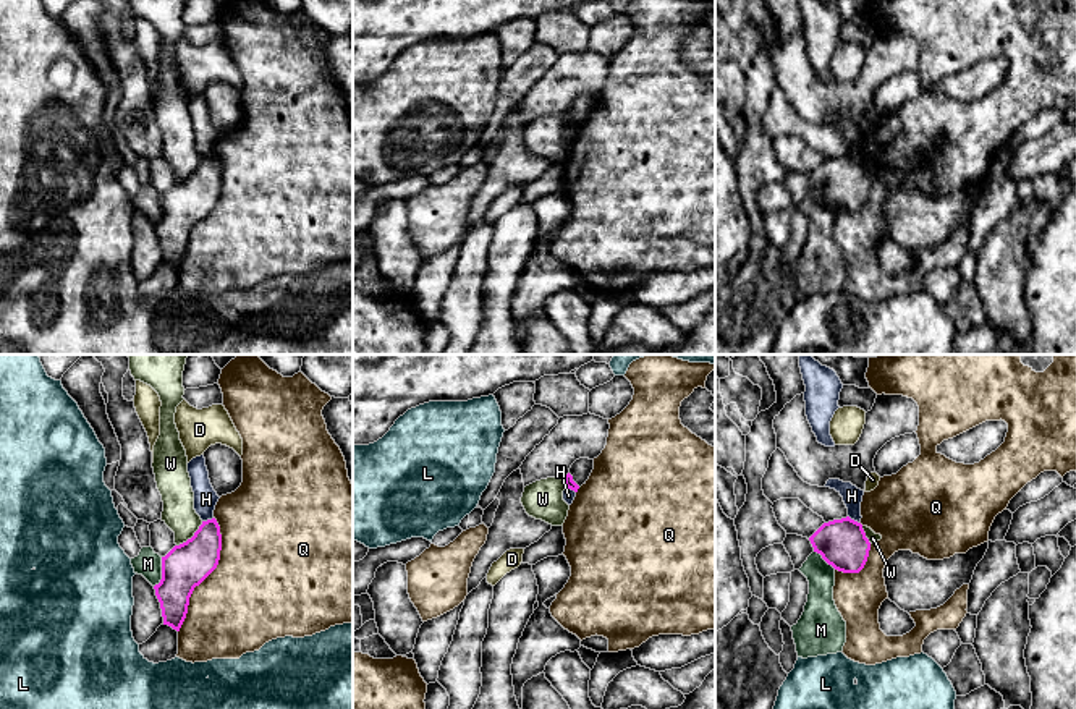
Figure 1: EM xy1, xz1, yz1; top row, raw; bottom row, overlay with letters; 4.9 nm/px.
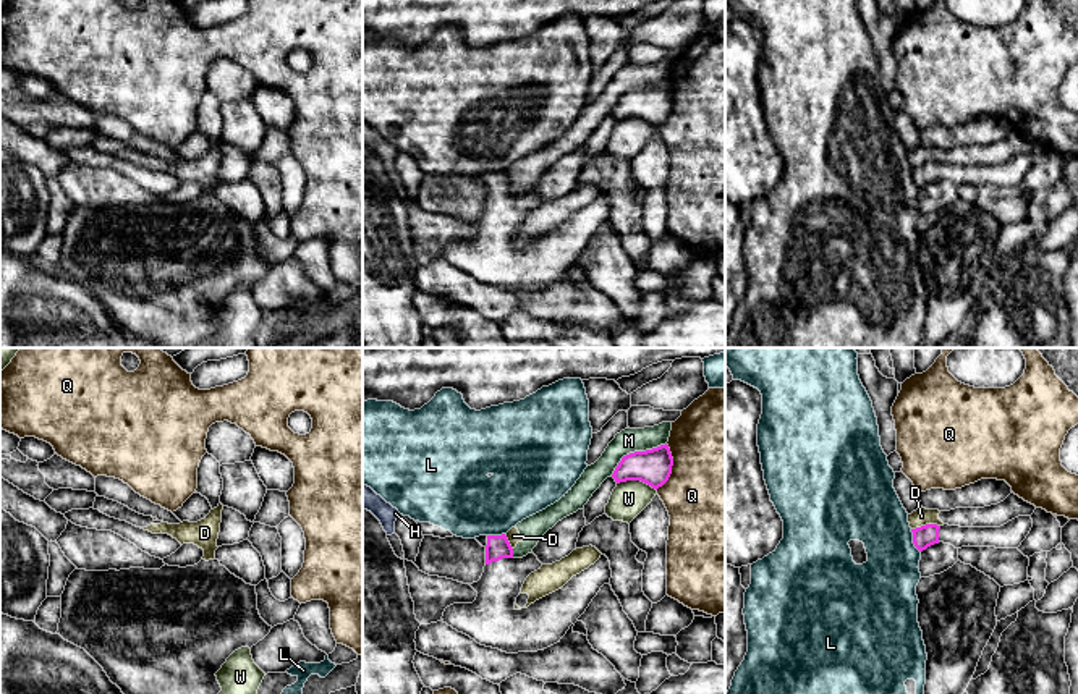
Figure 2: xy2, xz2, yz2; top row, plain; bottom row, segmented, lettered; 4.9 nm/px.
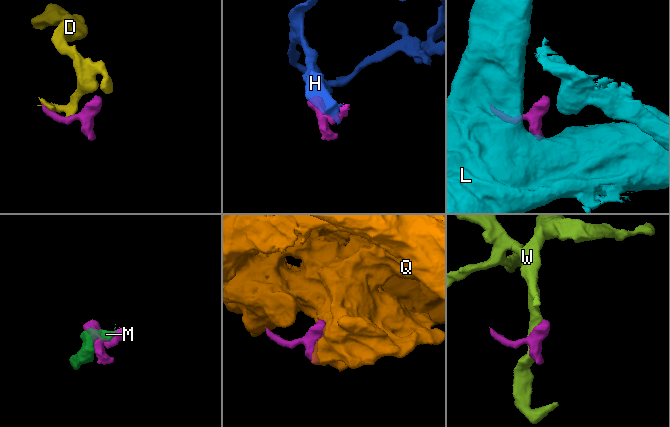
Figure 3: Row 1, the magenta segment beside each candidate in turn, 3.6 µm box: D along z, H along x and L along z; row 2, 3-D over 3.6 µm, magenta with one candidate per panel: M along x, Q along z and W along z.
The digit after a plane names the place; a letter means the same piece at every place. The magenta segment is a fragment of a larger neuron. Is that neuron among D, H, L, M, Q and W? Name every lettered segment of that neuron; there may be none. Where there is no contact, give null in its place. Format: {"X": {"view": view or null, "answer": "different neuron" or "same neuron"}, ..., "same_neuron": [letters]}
{"D": {"view": "yz2", "answer": "different neuron"}, "H": {"view": "xy1", "answer": "different neuron"}, "L": {"view": "yz2", "answer": "different neuron"}, "M": {"view": "xz2", "answer": "different neuron"}, "Q": {"view": "xy1", "answer": "different neuron"}, "W": {"view": "xz2", "answer": "different neuron"}, "same_neuron": []}

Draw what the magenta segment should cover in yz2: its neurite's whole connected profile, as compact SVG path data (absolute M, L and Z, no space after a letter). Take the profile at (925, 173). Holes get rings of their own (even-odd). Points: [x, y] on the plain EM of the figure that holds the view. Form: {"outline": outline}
{"outline": "M1018 154L1000 165L960 165L926 162L913 170L915 184L923 189L927 184L944 180L955 186L961 184L995 184L1018 186L1033 165L1031 154Z"}

